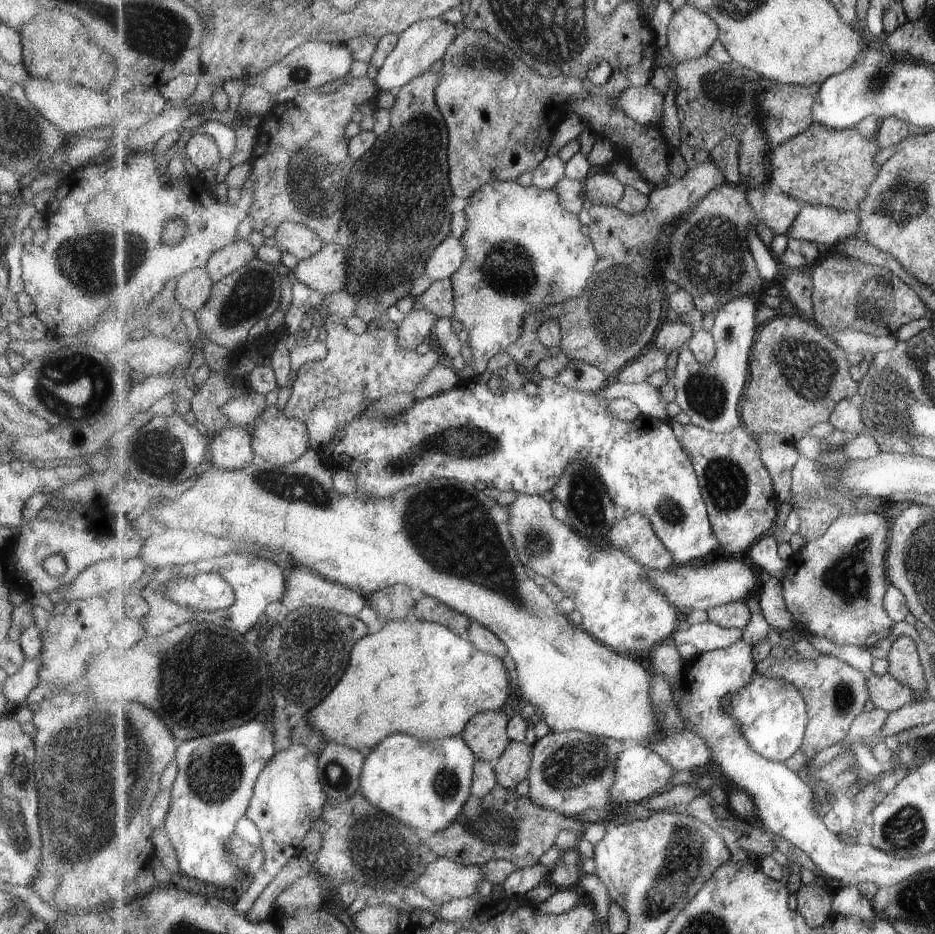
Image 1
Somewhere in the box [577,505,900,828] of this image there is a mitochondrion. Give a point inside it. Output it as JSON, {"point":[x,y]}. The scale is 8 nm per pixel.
{"point":[847,576]}

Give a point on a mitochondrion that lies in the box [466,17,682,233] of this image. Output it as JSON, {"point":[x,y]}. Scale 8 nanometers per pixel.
{"point":[488,53]}

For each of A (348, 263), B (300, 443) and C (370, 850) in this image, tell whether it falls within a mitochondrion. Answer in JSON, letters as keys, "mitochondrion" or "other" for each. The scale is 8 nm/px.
{"A":"other","B":"other","C":"mitochondrion"}

